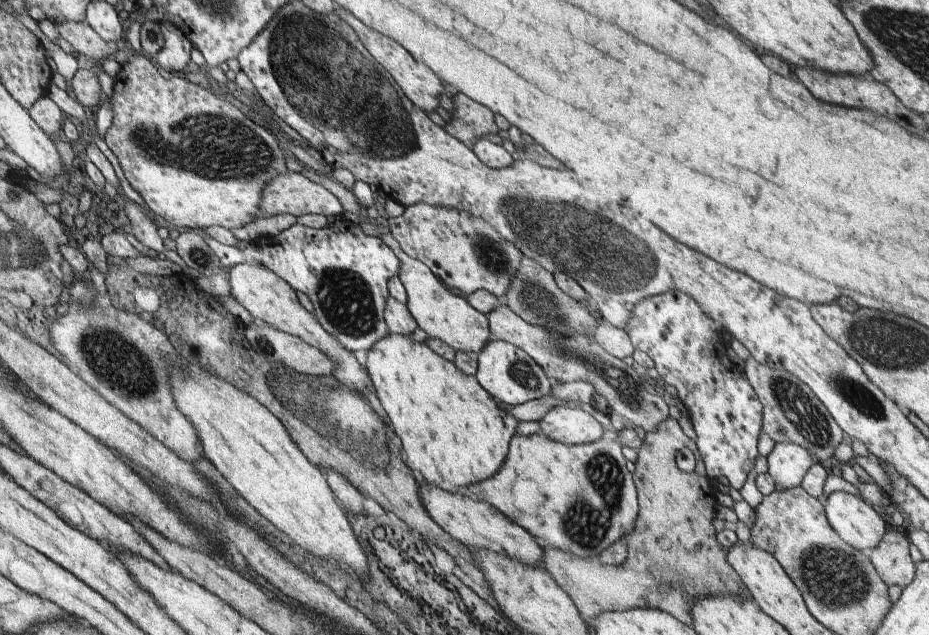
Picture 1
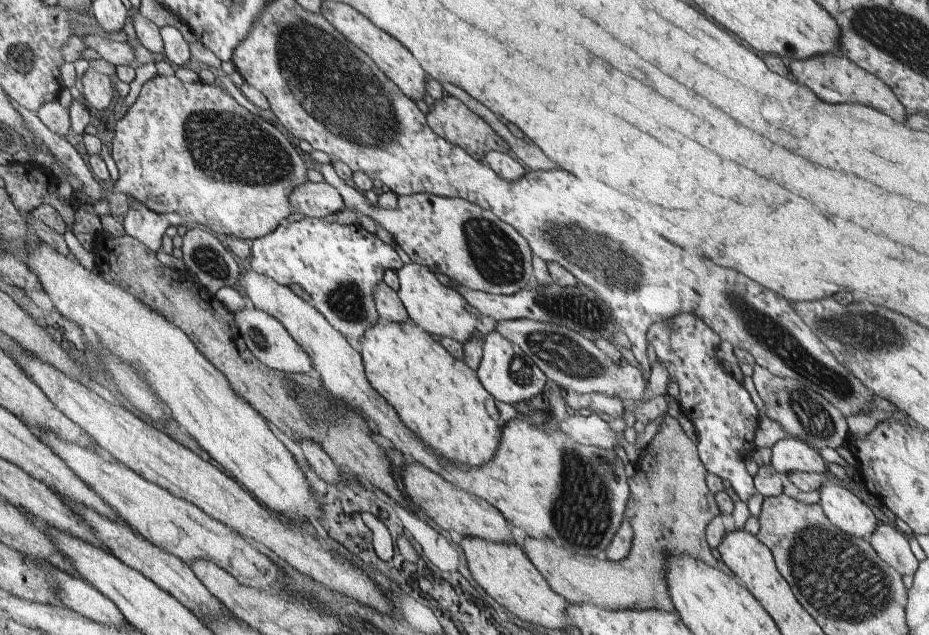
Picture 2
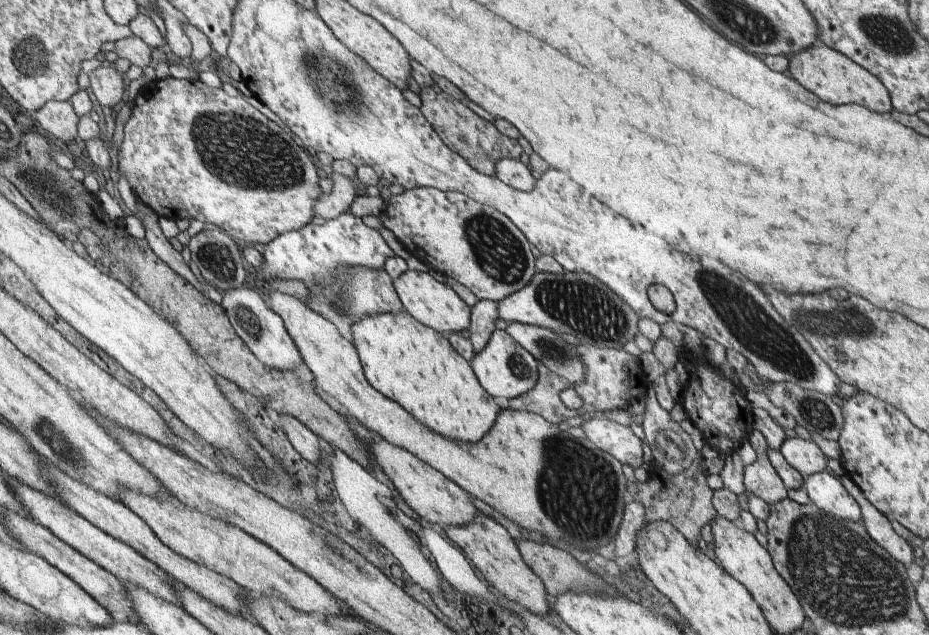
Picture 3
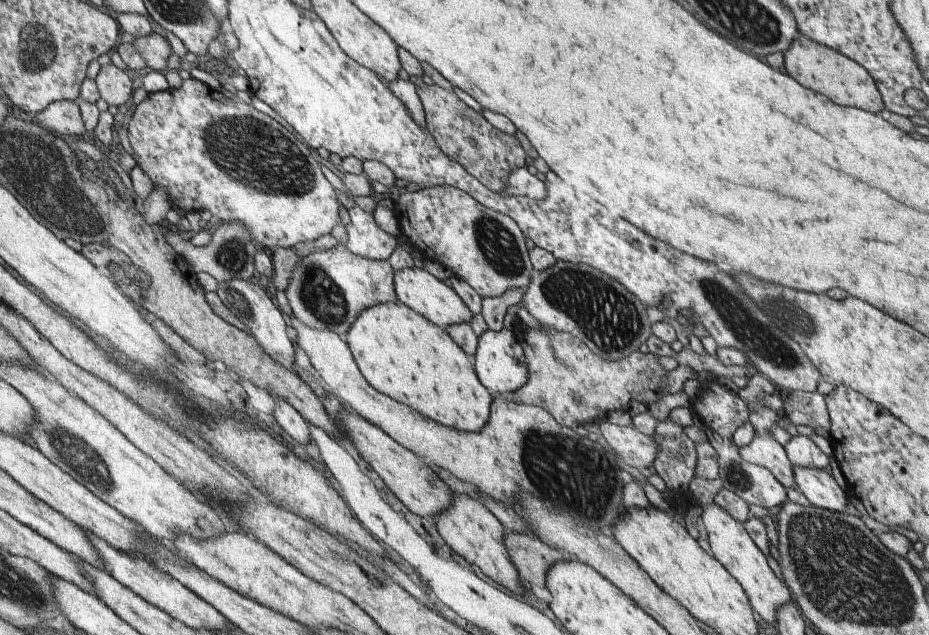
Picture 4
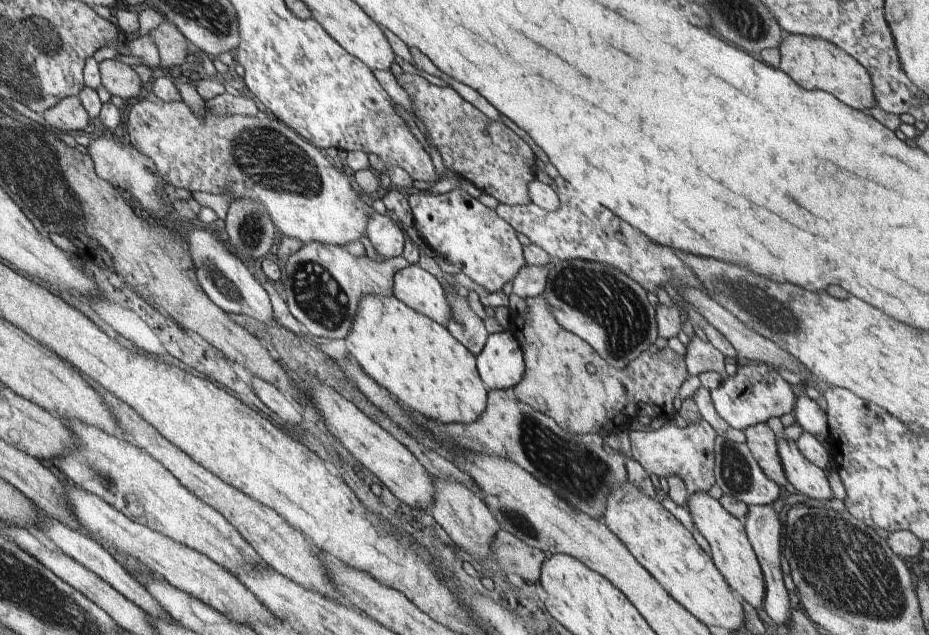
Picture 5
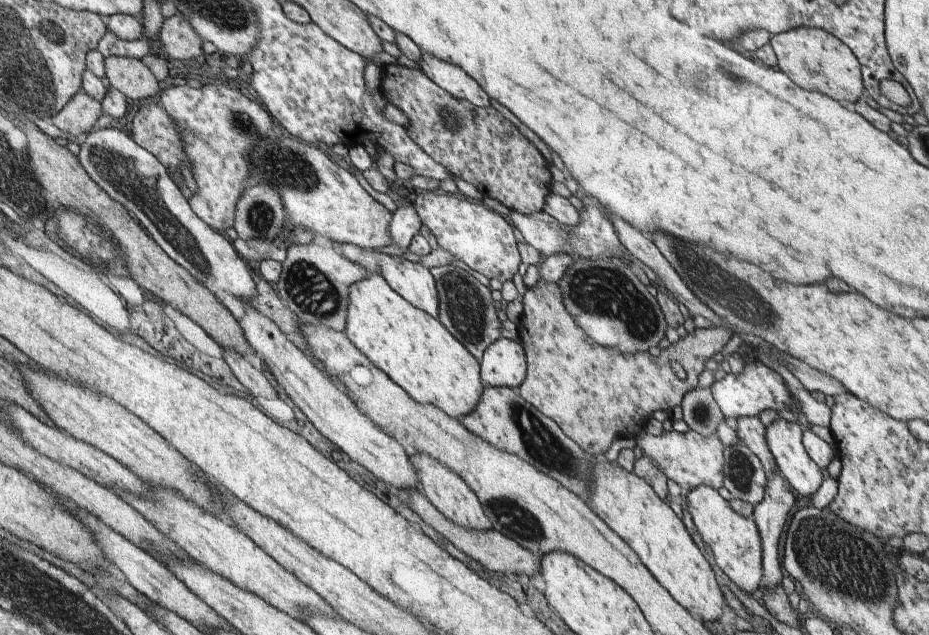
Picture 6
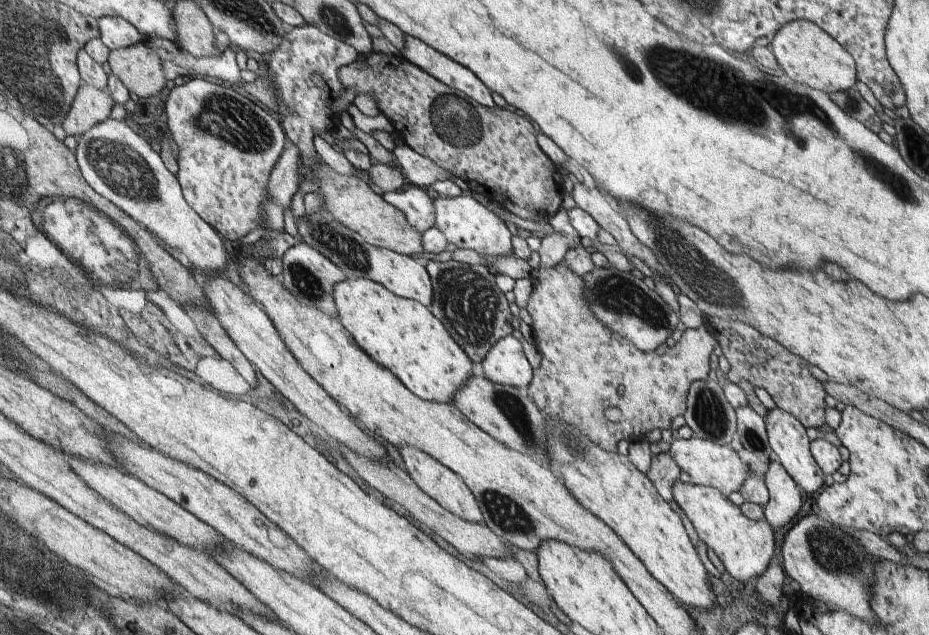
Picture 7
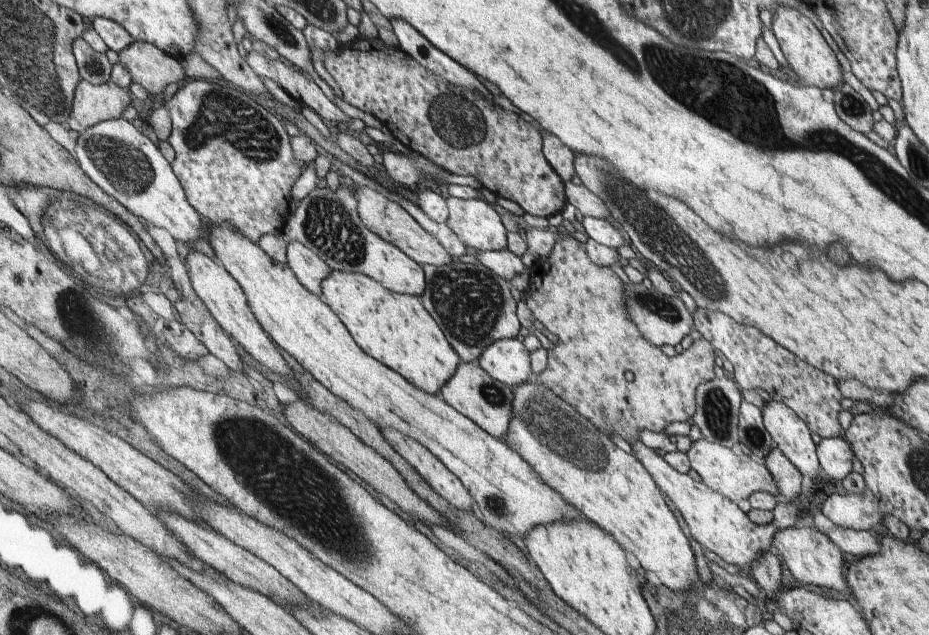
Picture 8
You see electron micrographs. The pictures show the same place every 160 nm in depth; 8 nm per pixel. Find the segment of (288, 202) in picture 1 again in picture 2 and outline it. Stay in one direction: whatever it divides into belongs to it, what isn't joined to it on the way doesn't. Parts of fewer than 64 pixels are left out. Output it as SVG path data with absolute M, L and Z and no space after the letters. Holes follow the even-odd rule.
M308 181L297 187L291 195L293 210L305 217L323 219L328 214L336 214L344 210L340 191L329 183L313 183Z

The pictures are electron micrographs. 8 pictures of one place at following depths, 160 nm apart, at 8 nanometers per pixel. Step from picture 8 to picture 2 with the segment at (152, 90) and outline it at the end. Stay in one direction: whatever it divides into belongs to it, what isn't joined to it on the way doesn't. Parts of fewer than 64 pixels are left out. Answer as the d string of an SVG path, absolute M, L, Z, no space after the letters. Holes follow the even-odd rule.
M90 67L82 76L82 88L84 88L84 93L82 93L81 100L88 107L106 110L112 104L114 86L112 86L110 76Z

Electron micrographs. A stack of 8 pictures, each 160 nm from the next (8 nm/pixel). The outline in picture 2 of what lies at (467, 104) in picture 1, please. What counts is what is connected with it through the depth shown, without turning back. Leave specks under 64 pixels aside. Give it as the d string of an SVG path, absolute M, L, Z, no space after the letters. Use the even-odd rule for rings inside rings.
M444 92L442 98L436 99L429 106L425 117L430 128L440 138L445 138L452 145L460 147L462 150L470 153L472 158L480 162L484 162L483 158L489 151L510 152L510 145L488 123L482 120L477 114L474 114L460 99L454 98L447 92Z

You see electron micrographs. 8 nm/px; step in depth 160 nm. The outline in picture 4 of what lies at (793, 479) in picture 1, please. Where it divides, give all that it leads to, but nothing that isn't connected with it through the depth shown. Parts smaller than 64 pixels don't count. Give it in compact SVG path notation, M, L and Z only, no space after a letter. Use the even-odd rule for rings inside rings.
M792 437L784 446L792 465L817 469L829 468L828 453L825 453L810 437Z

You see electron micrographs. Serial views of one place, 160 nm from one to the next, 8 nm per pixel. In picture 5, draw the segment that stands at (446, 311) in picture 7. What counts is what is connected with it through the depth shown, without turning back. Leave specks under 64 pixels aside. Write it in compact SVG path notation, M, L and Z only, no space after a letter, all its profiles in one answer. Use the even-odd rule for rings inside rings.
M422 250L418 263L432 273L444 287L451 308L451 317L447 320L445 327L474 356L479 355L490 335L486 331L483 320L468 303L470 291L463 285L457 285L454 275L443 272L434 259L425 255Z

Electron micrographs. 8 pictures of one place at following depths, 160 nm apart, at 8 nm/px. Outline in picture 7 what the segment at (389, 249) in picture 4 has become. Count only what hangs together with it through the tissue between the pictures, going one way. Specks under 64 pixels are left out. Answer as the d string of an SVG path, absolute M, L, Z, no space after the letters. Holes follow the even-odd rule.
M411 187L405 191L380 192L386 202L399 208L408 222L421 233L435 226L433 194L422 187Z

